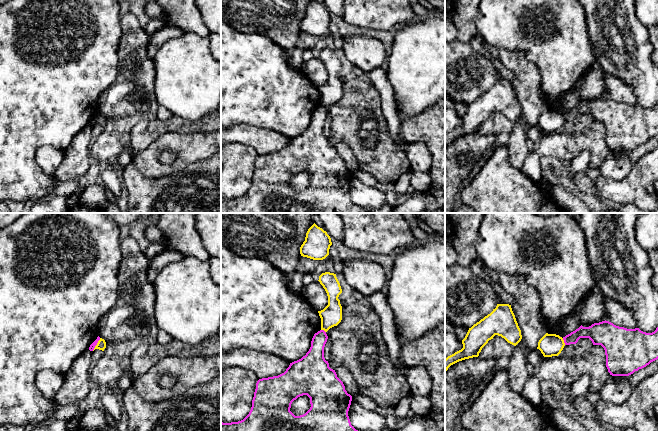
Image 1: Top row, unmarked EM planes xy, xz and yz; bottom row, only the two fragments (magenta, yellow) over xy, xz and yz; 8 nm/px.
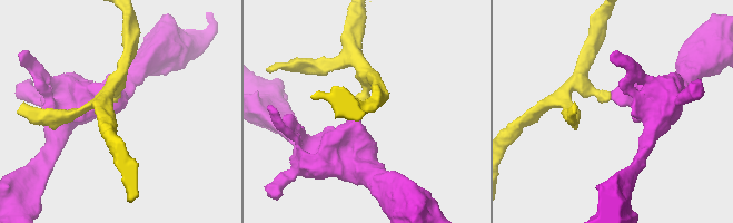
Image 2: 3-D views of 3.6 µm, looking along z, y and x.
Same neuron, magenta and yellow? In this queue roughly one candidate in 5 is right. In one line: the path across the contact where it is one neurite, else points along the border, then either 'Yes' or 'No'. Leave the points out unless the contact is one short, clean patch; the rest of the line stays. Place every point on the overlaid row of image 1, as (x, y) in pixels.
Boundary: xy (100, 338), (92, 350). No

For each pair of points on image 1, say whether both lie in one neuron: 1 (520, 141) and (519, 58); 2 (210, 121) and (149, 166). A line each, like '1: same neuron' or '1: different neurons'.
1: same neuron
2: different neurons

